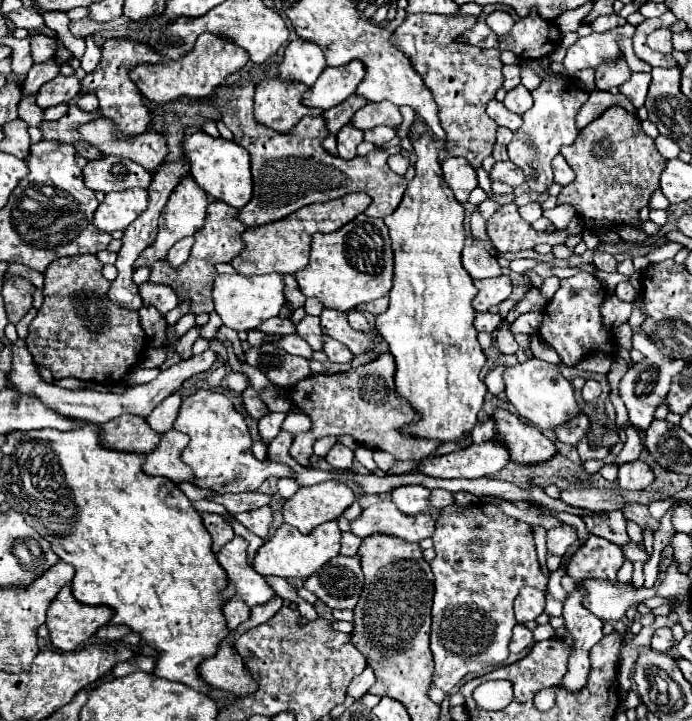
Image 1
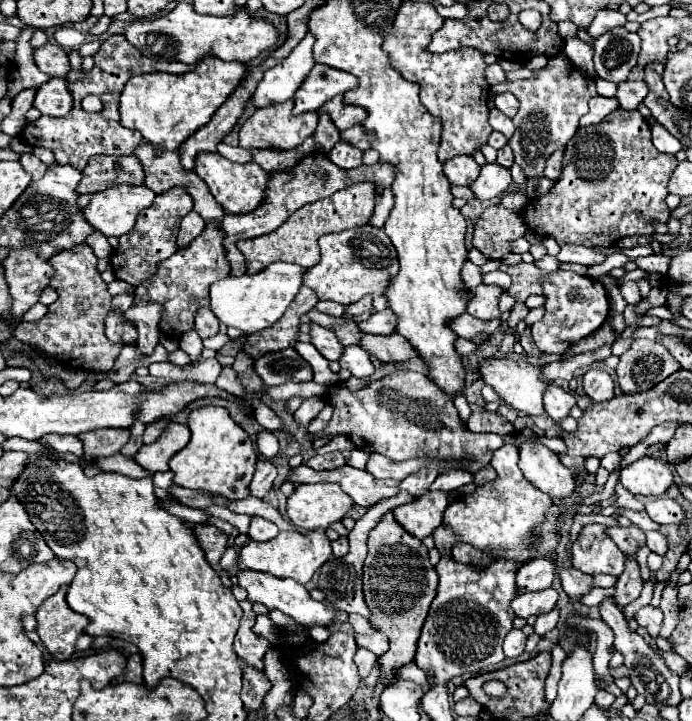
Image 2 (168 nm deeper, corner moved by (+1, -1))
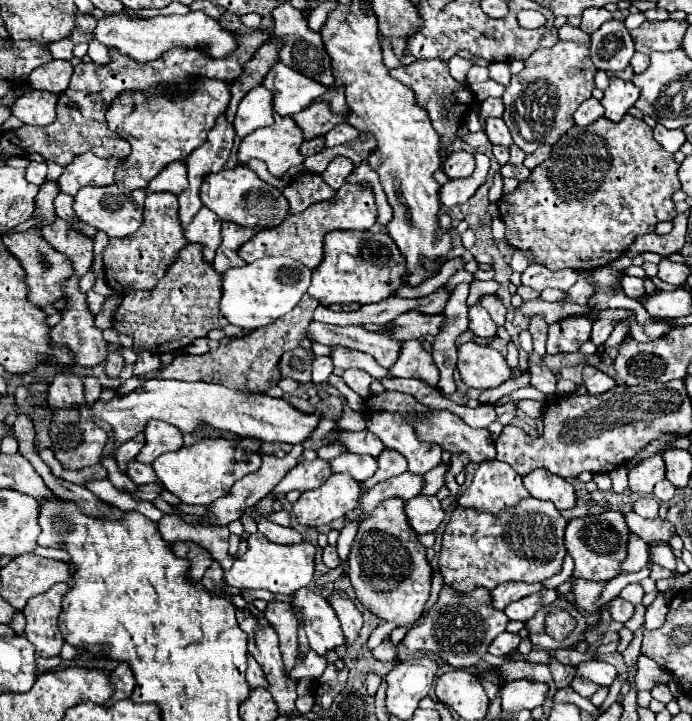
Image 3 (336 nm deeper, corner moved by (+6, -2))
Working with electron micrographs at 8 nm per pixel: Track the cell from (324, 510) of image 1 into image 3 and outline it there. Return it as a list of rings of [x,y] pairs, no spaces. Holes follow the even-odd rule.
[[[331,474],[323,486],[303,492],[293,510],[299,524],[321,526],[343,518],[345,512],[355,508],[357,498],[359,482],[355,478],[349,478],[349,474]]]

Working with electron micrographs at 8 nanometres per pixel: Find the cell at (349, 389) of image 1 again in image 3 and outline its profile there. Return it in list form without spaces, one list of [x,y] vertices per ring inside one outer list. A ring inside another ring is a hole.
[[[403,392],[373,394],[369,400],[365,400],[365,410],[369,410],[369,408],[371,408],[371,412],[377,412],[377,410],[393,410],[393,412],[399,412],[415,428],[417,436],[423,442],[429,442],[429,444],[435,442],[443,450],[449,450],[451,454],[467,452],[471,456],[471,462],[483,462],[483,460],[493,460],[495,458],[495,442],[493,442],[489,430],[475,430],[475,428],[467,426],[459,416],[455,416],[451,412],[445,412],[445,410],[433,412],[427,406],[419,404],[409,394],[403,394]]]

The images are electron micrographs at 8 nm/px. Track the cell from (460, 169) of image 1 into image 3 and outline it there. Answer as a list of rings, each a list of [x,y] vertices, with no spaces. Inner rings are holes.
[[[453,152],[443,162],[443,172],[449,178],[467,178],[475,170],[475,158],[469,152]]]

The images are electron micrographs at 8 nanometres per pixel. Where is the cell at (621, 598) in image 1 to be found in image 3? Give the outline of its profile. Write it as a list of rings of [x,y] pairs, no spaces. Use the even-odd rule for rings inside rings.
[[[525,498],[505,514],[485,514],[481,510],[465,510],[457,506],[443,532],[439,572],[443,584],[455,592],[469,594],[481,586],[493,590],[503,582],[543,582],[561,570],[563,564],[563,532],[567,520],[551,502]]]

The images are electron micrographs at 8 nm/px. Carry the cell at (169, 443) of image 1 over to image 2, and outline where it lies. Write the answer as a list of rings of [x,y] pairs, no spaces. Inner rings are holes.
[[[170,423],[164,433],[158,437],[158,441],[150,445],[142,445],[138,453],[134,455],[134,461],[144,467],[148,473],[168,471],[168,461],[172,455],[176,455],[180,449],[184,449],[190,441],[190,429],[180,423]]]

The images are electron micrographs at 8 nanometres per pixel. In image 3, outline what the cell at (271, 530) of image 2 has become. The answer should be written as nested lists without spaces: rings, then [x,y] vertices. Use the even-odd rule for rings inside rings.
[[[255,518],[257,522],[257,528],[261,534],[265,534],[271,542],[277,542],[277,544],[299,544],[303,540],[303,536],[293,530],[293,528],[283,528],[279,524],[273,524],[269,520],[261,520],[261,518]]]

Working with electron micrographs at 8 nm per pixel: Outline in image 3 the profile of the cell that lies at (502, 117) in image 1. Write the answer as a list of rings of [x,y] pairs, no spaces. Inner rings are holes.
[[[487,118],[485,120],[485,134],[489,136],[491,144],[501,144],[501,146],[513,144],[509,128],[505,126],[505,122],[501,118]]]

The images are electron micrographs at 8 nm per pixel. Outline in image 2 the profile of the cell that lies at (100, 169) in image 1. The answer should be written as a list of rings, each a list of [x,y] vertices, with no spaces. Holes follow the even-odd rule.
[[[94,155],[82,173],[84,173],[84,177],[78,185],[78,193],[100,193],[100,191],[106,191],[106,189],[118,187],[118,185],[144,185],[144,169],[142,169],[140,161],[132,155],[122,155],[122,157]]]

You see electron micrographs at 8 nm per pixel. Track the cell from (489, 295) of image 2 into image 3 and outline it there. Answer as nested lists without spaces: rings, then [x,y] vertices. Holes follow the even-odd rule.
[[[477,304],[469,310],[469,330],[475,332],[479,338],[495,338],[497,336],[497,324],[491,320],[489,312]]]

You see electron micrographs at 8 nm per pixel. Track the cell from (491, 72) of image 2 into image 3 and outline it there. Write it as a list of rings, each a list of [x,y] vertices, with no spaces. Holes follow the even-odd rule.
[[[471,66],[469,68],[469,74],[467,74],[467,82],[473,84],[473,82],[485,82],[489,80],[489,72],[487,68],[481,68],[481,66]]]

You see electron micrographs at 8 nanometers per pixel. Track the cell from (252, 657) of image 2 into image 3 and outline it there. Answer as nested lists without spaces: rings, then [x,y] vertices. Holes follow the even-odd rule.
[[[251,654],[247,656],[247,660],[249,660],[249,668],[247,668],[247,682],[249,682],[249,686],[251,688],[267,688],[269,684],[267,684],[267,678],[265,678],[261,666],[257,666],[257,662],[253,662]]]

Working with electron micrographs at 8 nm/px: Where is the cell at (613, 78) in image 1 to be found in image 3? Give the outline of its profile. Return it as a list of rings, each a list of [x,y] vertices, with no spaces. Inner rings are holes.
[[[609,20],[591,34],[591,58],[599,70],[621,72],[629,66],[633,54],[633,40],[621,20]]]

